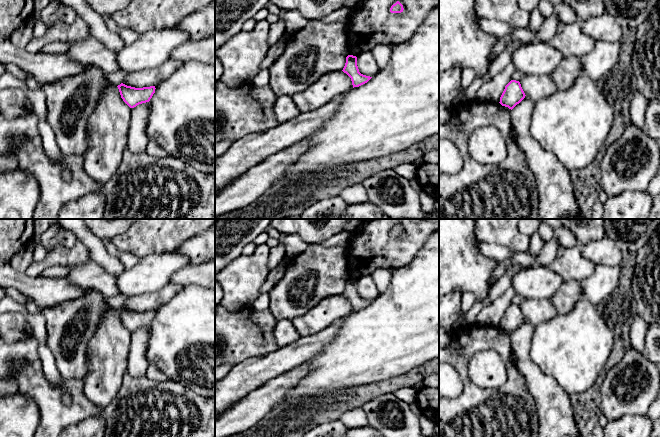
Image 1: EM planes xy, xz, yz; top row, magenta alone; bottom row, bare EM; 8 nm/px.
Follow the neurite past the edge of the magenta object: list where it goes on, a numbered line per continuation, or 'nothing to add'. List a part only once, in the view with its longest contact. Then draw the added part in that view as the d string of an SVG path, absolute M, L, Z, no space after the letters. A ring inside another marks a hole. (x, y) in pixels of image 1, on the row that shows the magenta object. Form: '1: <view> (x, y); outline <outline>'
nothing to add

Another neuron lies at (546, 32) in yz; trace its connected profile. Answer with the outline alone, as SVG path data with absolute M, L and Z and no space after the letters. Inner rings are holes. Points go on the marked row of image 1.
M553 11L552 15L549 18L545 19L543 25L537 31L536 35L530 41L530 43L548 42L551 40L556 32L558 24L559 20Z

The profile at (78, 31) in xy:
M79 16L72 24L57 21L42 37L33 37L25 49L30 53L38 53L48 43L61 41L77 44L91 36L87 23Z

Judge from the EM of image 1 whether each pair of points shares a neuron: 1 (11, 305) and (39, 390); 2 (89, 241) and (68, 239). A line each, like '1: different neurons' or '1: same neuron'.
1: different neurons
2: different neurons

